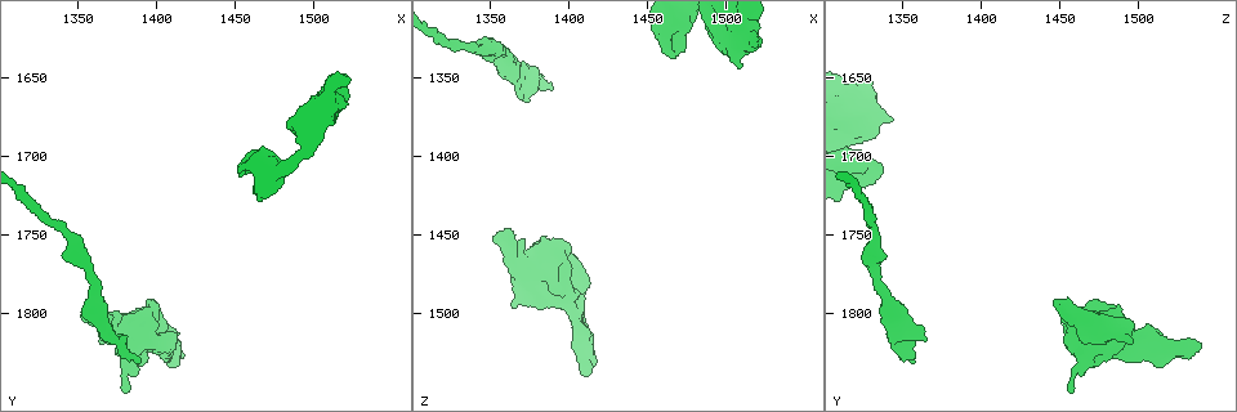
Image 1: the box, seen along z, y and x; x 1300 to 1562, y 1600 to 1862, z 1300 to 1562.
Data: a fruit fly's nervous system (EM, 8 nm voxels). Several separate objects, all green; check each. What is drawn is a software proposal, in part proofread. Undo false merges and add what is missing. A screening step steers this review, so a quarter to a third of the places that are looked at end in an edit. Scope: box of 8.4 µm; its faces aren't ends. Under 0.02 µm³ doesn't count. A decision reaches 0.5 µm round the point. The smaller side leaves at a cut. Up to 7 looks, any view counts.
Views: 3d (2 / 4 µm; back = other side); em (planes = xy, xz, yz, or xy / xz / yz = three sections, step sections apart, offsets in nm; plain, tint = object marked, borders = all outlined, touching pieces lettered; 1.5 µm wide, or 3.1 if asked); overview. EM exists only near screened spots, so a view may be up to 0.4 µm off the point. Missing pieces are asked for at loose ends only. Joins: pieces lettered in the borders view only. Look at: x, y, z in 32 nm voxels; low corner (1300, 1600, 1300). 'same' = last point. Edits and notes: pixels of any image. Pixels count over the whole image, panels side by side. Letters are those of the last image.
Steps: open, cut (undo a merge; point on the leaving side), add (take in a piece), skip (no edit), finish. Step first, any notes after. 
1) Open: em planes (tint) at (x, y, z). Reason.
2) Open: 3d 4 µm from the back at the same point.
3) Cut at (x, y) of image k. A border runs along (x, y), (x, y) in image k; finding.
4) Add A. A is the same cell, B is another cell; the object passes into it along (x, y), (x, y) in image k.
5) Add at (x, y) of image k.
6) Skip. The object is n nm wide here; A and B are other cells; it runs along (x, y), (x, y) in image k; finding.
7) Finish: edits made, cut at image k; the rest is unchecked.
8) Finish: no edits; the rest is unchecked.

Open: 3d 2 µm at (1520, 1648, 1324). Branch stops here.

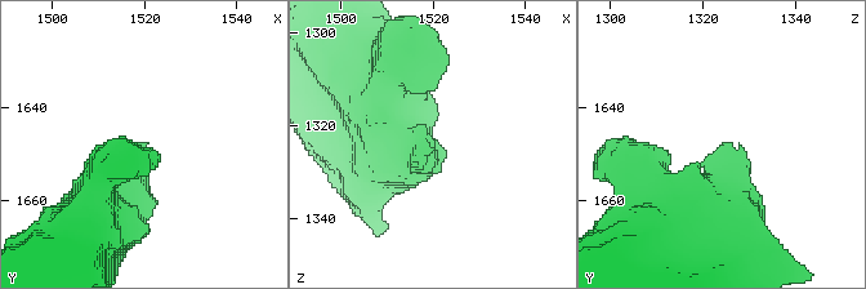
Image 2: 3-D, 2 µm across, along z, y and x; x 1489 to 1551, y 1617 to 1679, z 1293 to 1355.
Open: em xy step 8 (borders) at (1519, 1647, 1324). Now the EM.

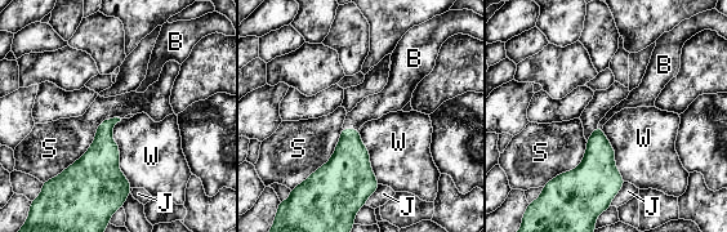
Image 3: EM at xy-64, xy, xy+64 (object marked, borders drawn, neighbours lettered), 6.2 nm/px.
Add B. B is the same cell, J, S and W are other cells; the object passes into it along (348, 169), (351, 129), (373, 107) in image 3; the neuron continues.

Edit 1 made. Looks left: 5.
Open: 3d 2 µm at (1360, 1776, 1334).

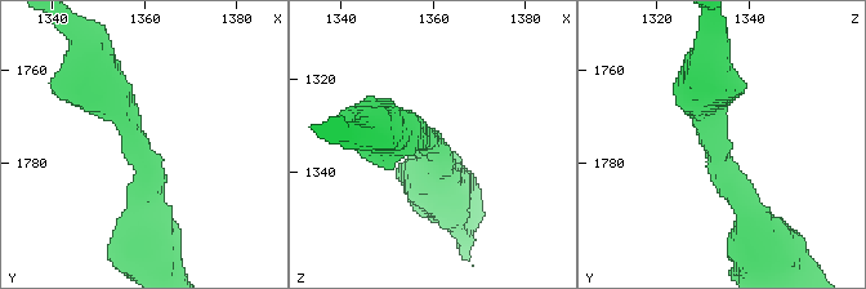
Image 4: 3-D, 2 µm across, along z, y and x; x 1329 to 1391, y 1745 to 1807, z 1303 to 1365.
Open: em xz step 4 (tint) at (1359, 1777, 1334). The arms are 320, 380 nm wide.

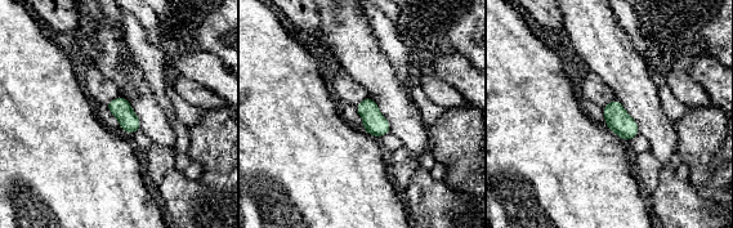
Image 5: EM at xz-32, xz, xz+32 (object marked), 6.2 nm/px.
Open: em xz step 4 (borders) at the same point.

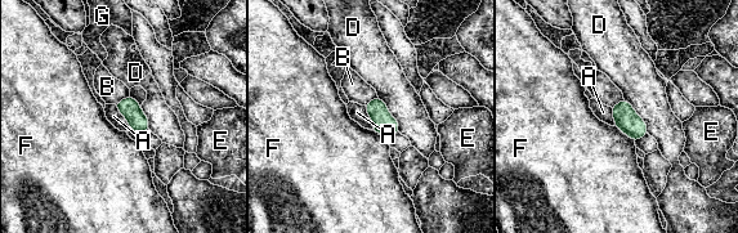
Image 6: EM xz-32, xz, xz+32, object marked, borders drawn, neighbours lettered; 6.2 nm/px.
Skip. The longest contact is with D, 280 nm; A, B, D, E, F and G are other cells; a border runs along (113, 104), (130, 129) in image 6; one neuron here.

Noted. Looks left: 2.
Finish: edits made, add at image 3; the rest is unchecked.

